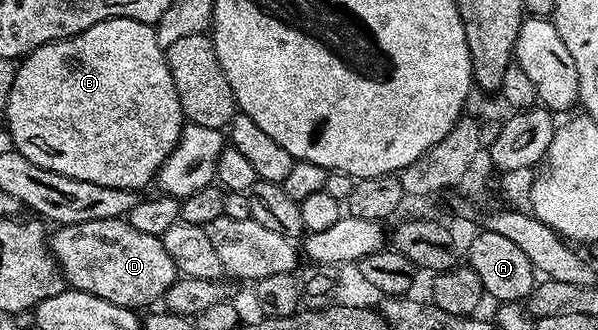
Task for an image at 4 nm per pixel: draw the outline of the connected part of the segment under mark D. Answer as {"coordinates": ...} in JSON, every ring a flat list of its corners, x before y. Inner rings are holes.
{"coordinates":[[96,219,57,226,49,234,48,249,69,288,135,311,145,310,150,307,145,305,153,301,161,302,168,287,172,287,180,276,172,263,172,255,164,251,162,239,156,235,143,235,126,219]]}

